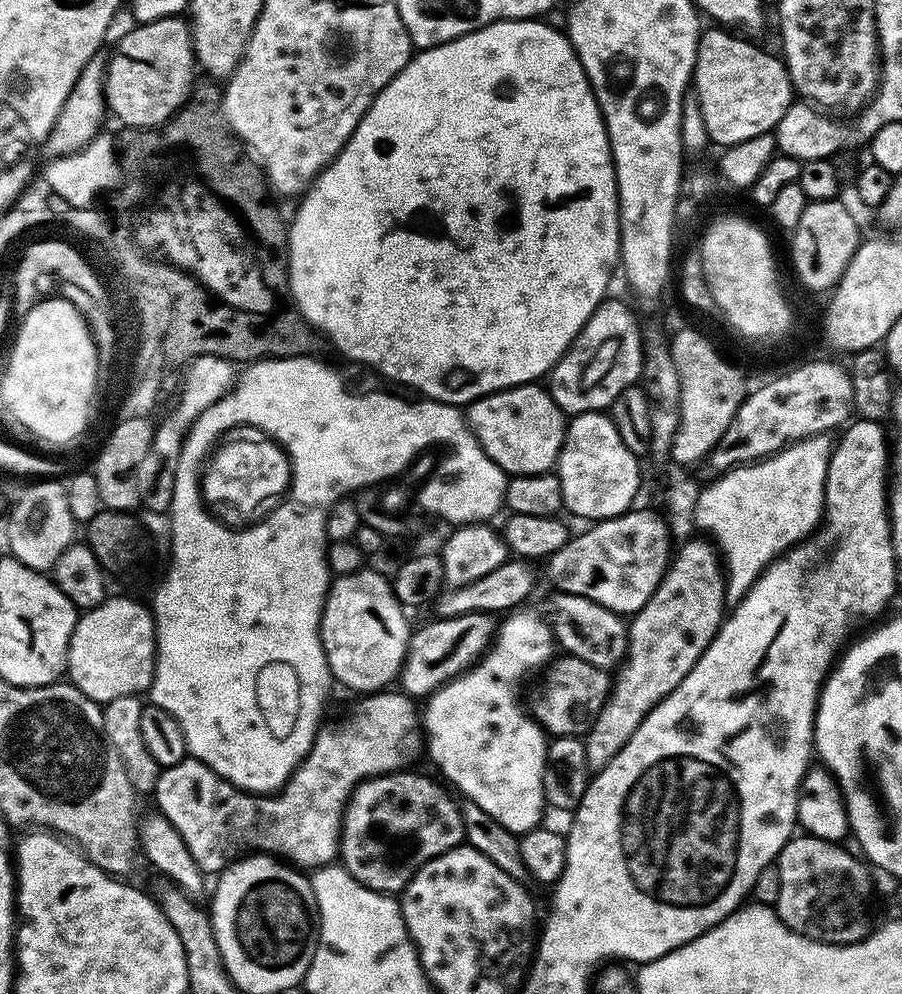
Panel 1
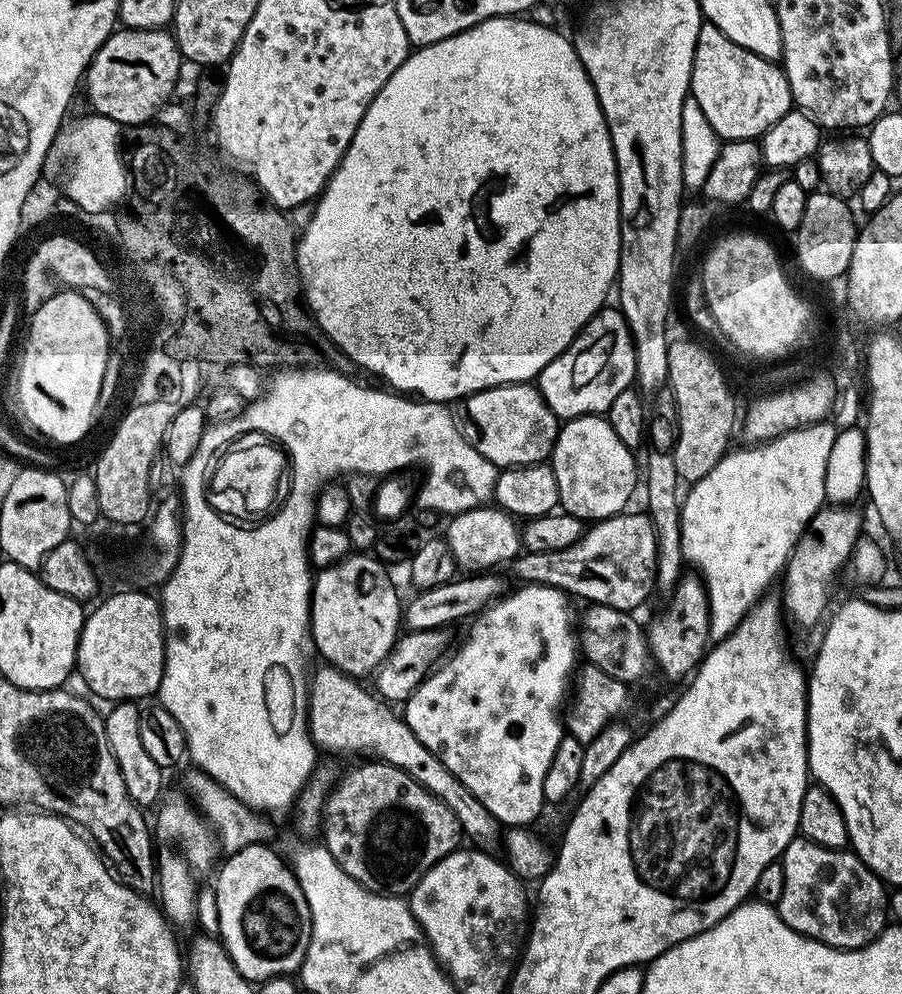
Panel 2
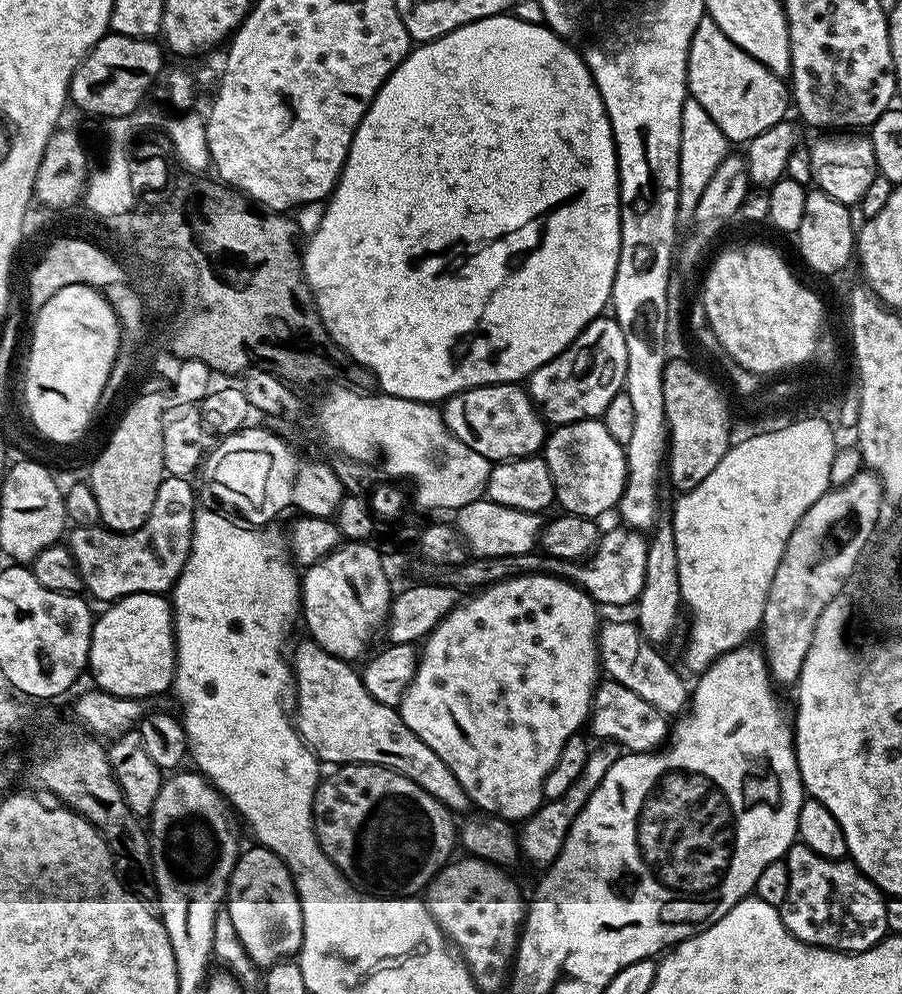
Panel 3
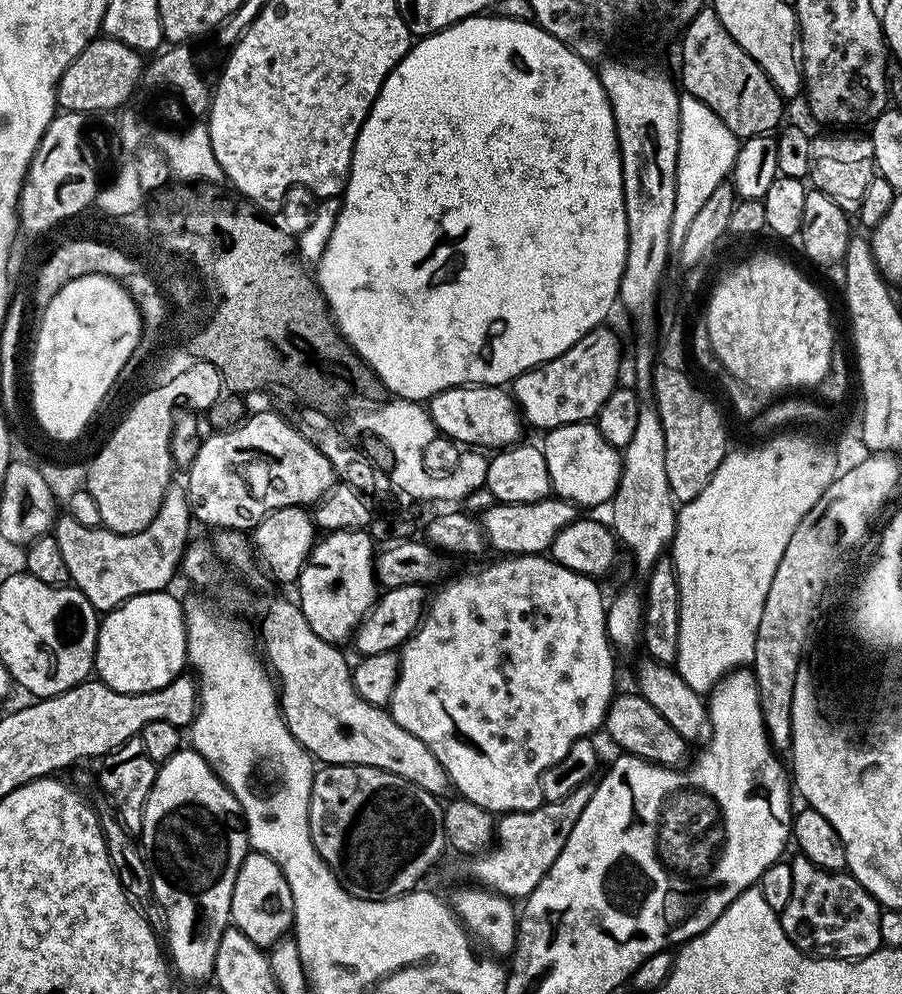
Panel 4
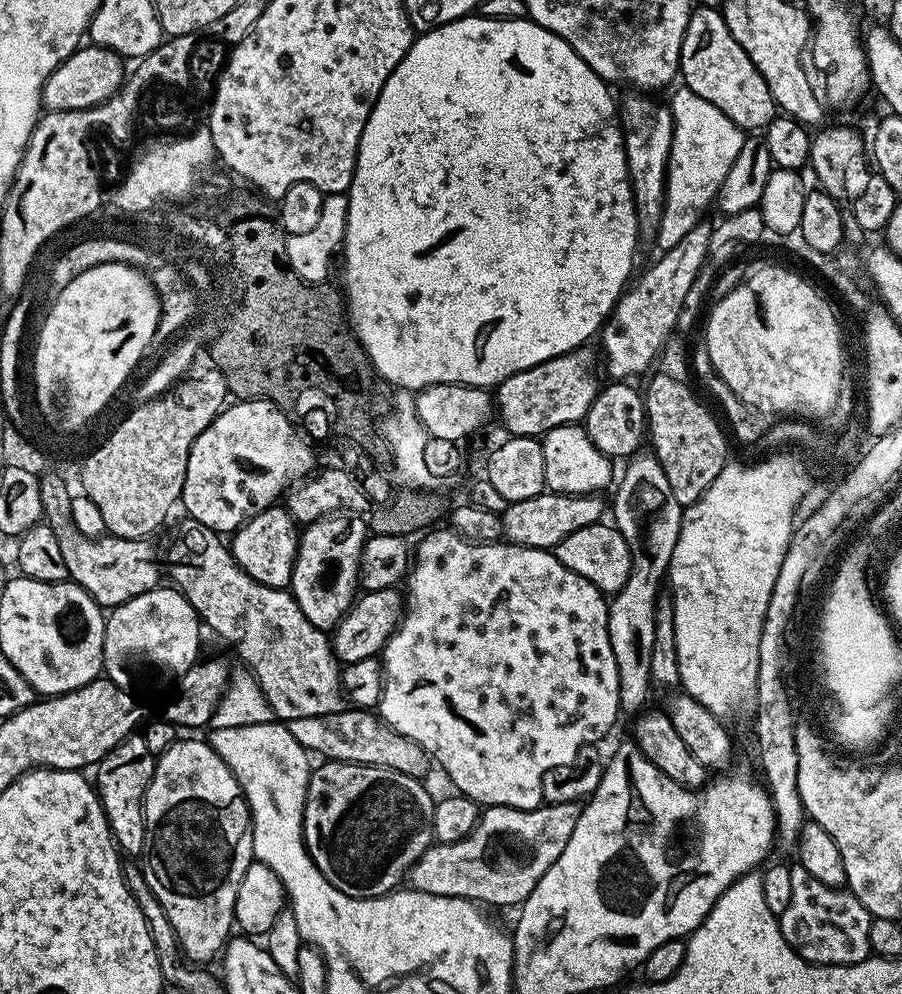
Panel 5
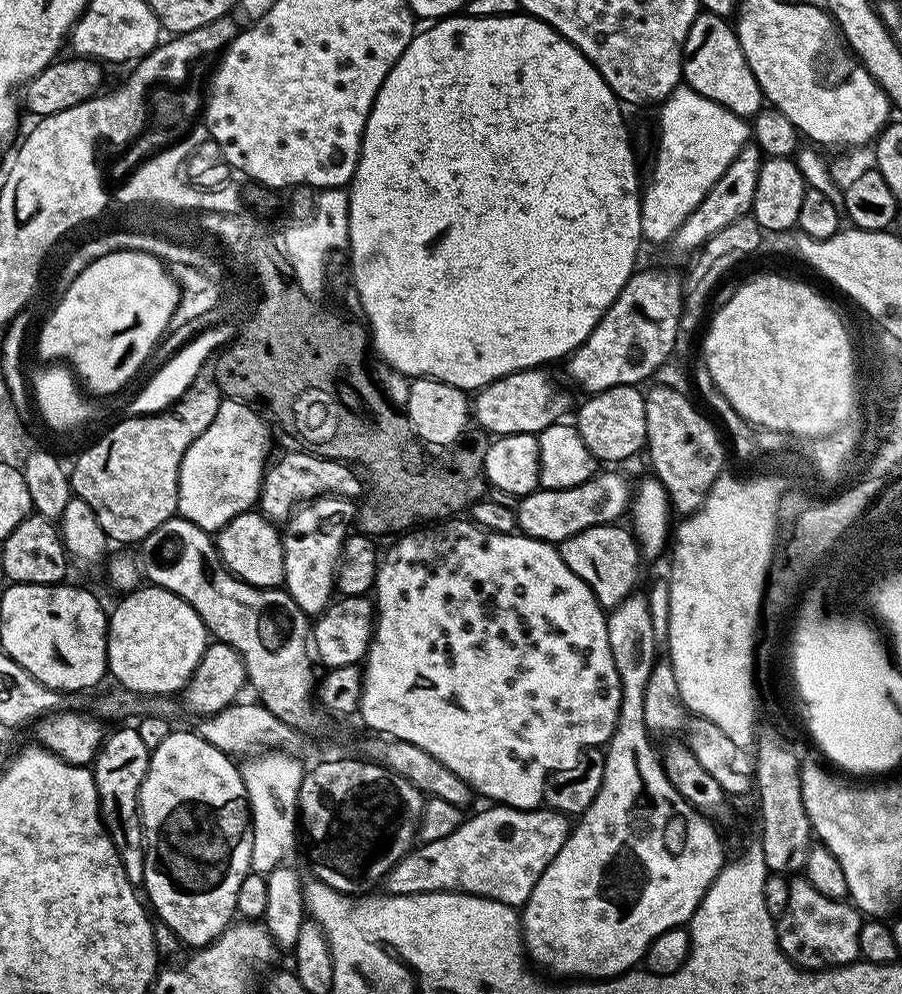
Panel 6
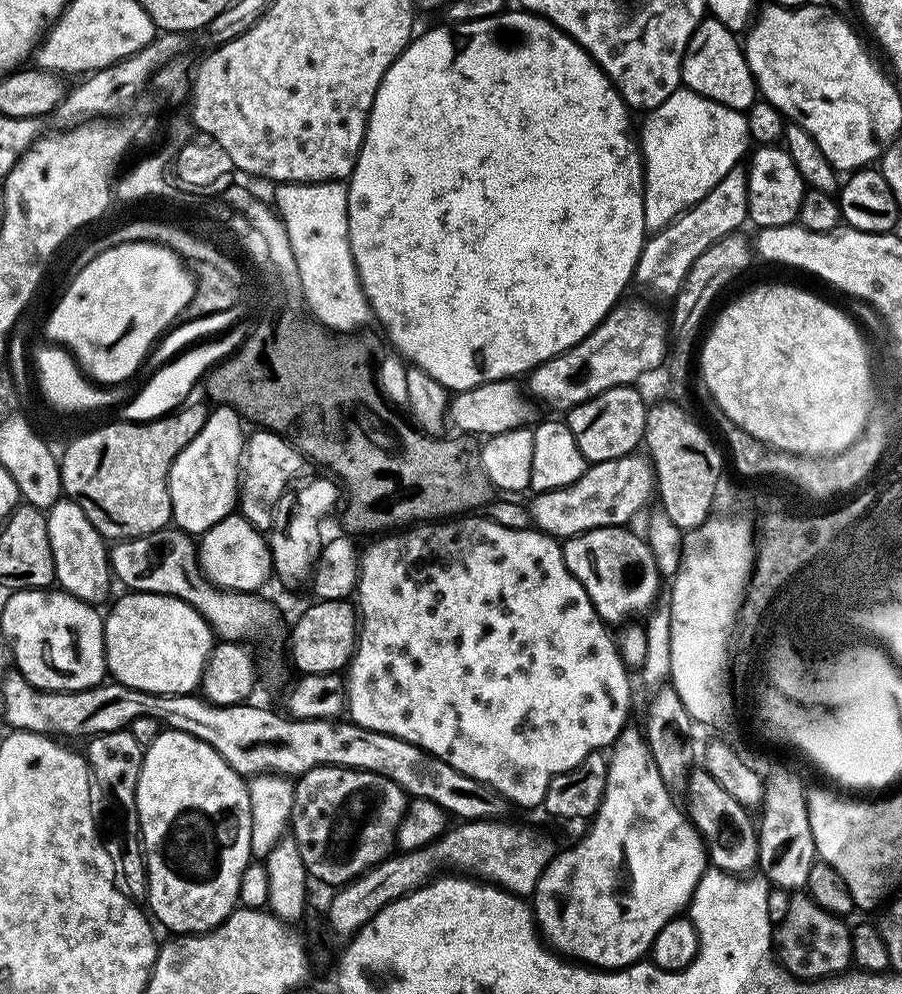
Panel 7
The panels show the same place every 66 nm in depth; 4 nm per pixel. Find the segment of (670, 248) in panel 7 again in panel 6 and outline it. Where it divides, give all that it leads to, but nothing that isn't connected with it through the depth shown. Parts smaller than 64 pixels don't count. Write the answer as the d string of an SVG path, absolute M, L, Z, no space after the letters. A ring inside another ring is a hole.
M756 143L745 144L738 158L730 162L730 170L726 170L726 174L722 174L722 178L714 182L710 194L706 194L706 198L698 202L697 208L682 222L681 228L672 236L670 248L674 255L691 257L693 253L704 247L710 236L718 234L718 230L723 230L725 226L730 226L730 222L751 213L754 190L758 190L758 174L764 162L765 157Z

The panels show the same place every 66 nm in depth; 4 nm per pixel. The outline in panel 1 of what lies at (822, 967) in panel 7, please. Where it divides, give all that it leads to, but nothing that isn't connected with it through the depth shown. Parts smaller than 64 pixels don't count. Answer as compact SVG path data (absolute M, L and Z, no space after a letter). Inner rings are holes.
M807 834L793 835L776 856L778 870L778 902L774 906L781 922L790 930L823 944L856 944L867 938L868 899L872 896L872 880L868 877L869 865L859 855L851 856L839 843Z

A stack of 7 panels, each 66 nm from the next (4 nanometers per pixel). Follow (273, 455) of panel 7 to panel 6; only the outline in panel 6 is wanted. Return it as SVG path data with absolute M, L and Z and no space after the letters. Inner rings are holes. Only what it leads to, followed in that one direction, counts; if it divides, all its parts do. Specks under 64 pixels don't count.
M288 452L276 461L273 459L265 471L258 506L261 512L274 522L287 521L290 511L300 503L316 499L318 496L337 495L343 499L354 500L357 499L356 496L363 495L363 481L360 482L353 473L355 471L347 463L304 452Z

